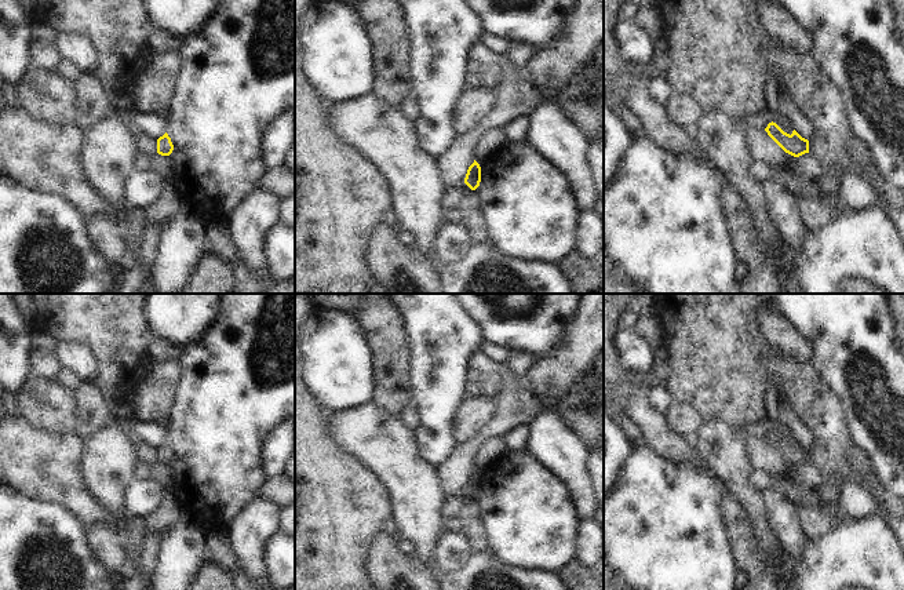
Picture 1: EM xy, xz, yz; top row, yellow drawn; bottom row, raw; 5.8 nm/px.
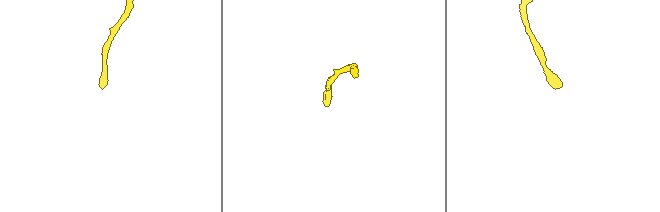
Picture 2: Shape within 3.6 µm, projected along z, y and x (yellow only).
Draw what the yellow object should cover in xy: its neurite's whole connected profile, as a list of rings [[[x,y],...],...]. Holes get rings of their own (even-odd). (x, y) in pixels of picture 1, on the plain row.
[[[165,441],[163,445],[157,448],[157,462],[161,465],[170,465],[174,459],[174,454],[171,451],[171,447]]]

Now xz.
[[[474,469],[474,471],[469,476],[464,492],[471,498],[475,499],[480,495],[481,491],[481,476]]]

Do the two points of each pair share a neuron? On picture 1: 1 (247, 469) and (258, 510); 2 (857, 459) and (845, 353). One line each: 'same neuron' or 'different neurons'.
1: different neurons
2: different neurons

